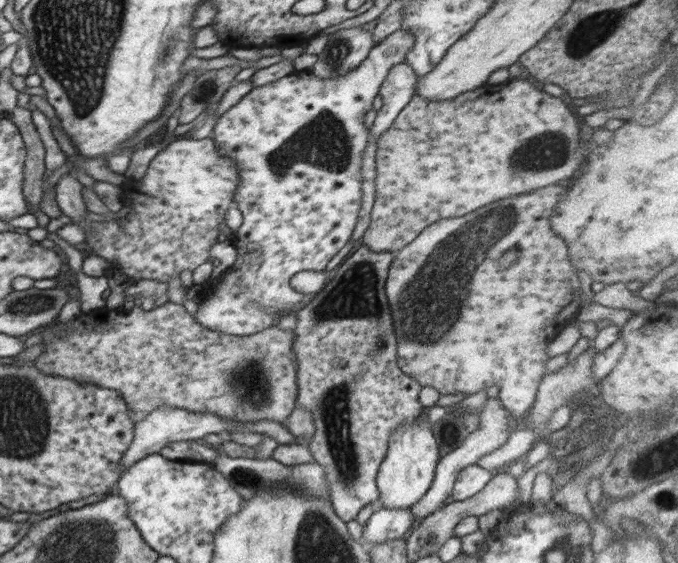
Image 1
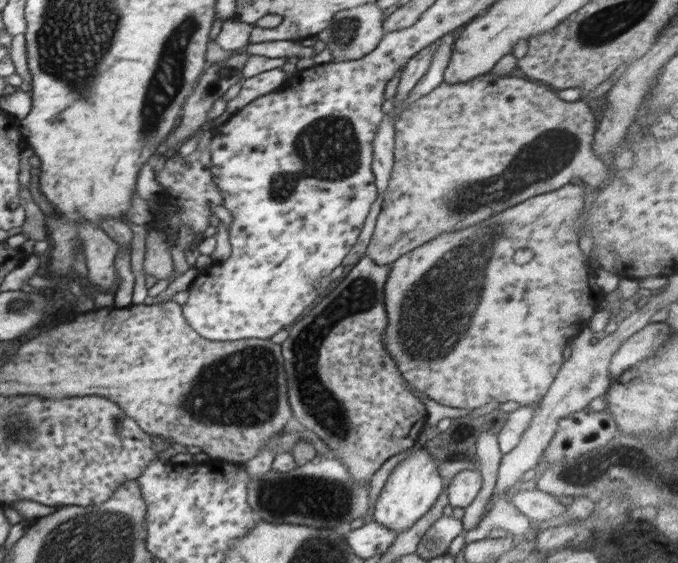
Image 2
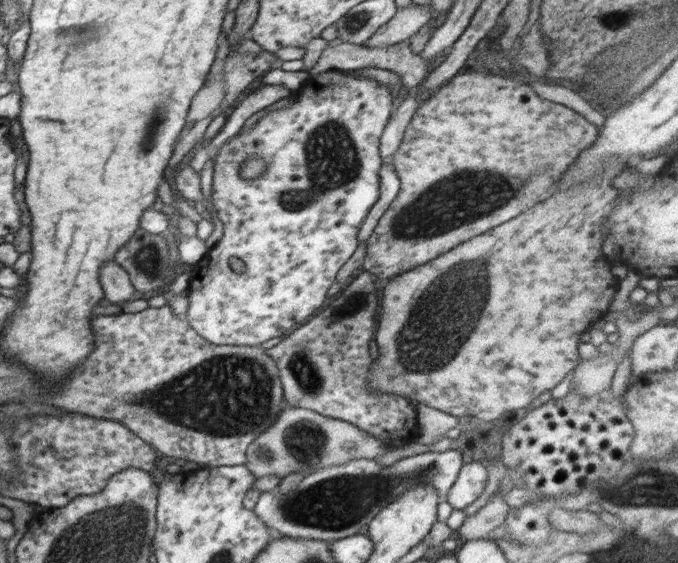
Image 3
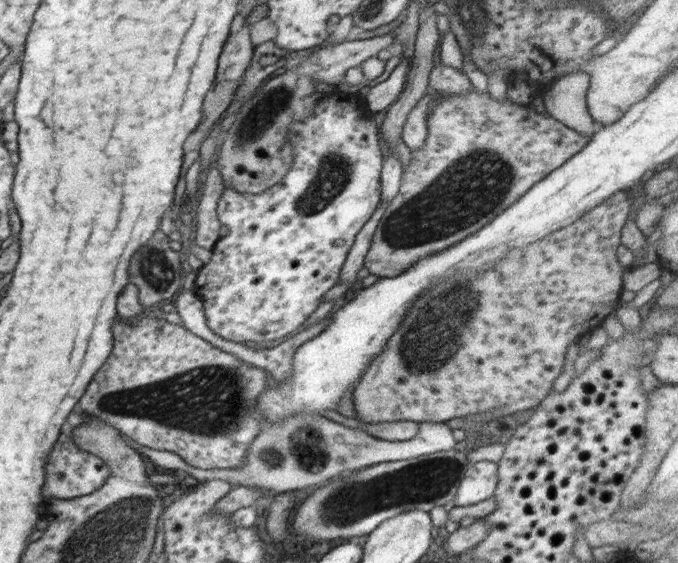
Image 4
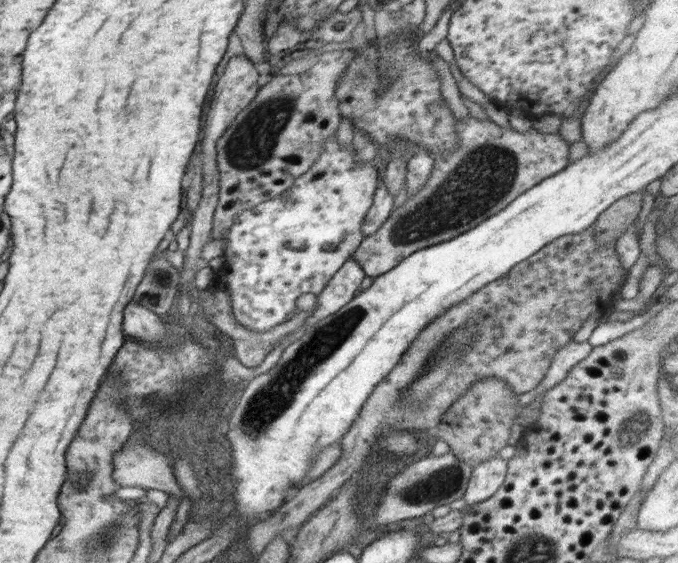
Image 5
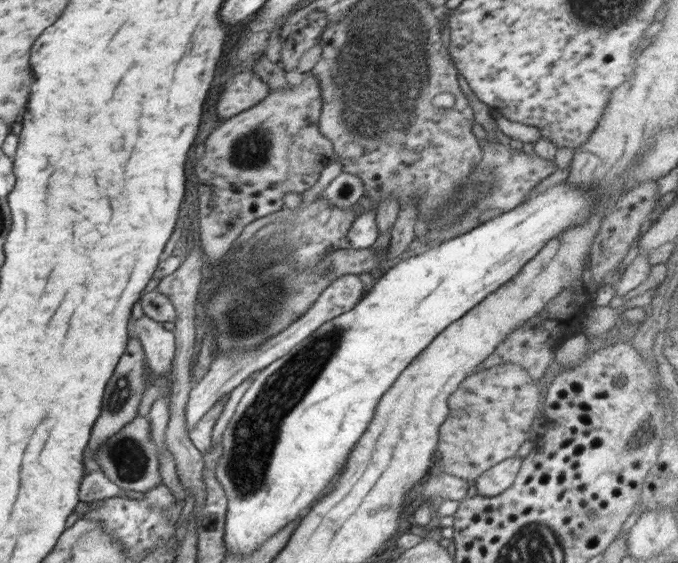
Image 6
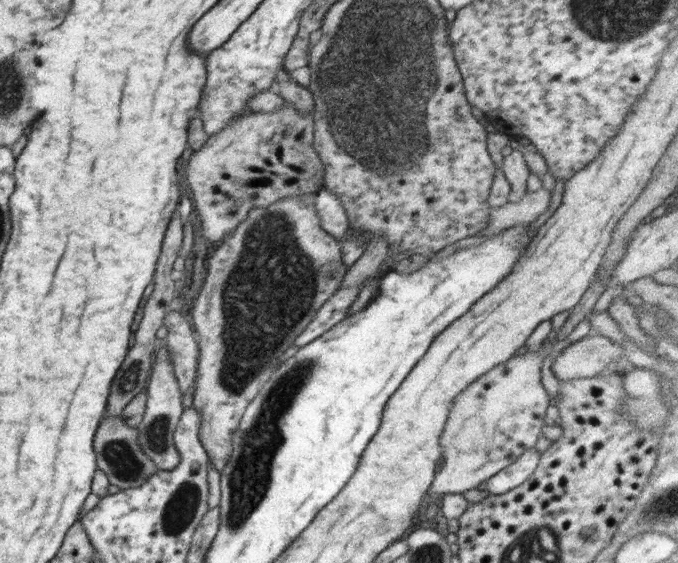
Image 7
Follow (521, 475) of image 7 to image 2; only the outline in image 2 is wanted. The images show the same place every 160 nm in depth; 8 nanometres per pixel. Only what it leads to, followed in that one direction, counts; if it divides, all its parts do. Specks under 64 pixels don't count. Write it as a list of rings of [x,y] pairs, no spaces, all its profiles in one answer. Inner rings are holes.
[[[465,469],[455,474],[447,486],[447,497],[453,508],[465,509],[474,502],[483,485],[483,476],[479,470]]]

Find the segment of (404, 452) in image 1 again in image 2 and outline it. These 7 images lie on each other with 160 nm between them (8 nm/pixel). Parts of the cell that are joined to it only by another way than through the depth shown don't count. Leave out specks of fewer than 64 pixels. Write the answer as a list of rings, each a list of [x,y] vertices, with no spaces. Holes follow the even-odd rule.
[[[425,448],[414,452],[394,467],[382,487],[374,506],[373,520],[396,532],[396,536],[408,530],[416,521],[430,511],[443,489],[443,478],[439,475],[438,461]]]

